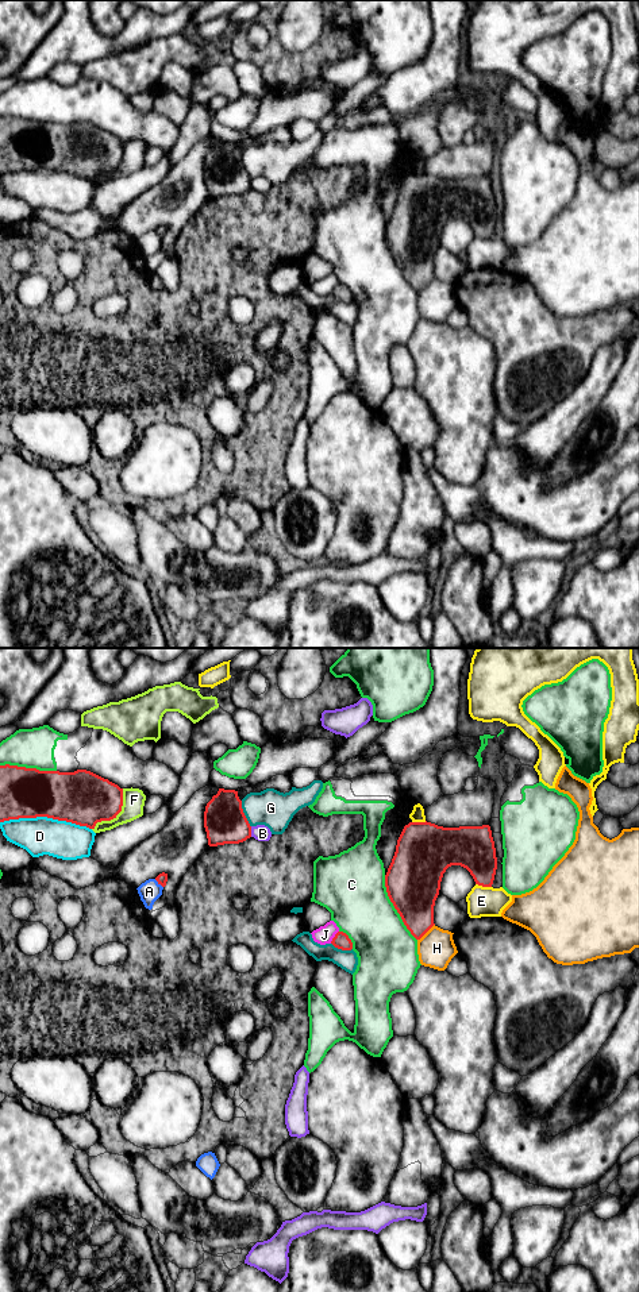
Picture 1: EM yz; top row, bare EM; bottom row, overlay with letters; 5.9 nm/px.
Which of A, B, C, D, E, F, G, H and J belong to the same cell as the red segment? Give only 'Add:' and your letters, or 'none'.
Add: none

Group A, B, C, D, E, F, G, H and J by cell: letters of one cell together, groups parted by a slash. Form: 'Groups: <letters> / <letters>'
Groups: A J / B / C / D / E / F / G / H

